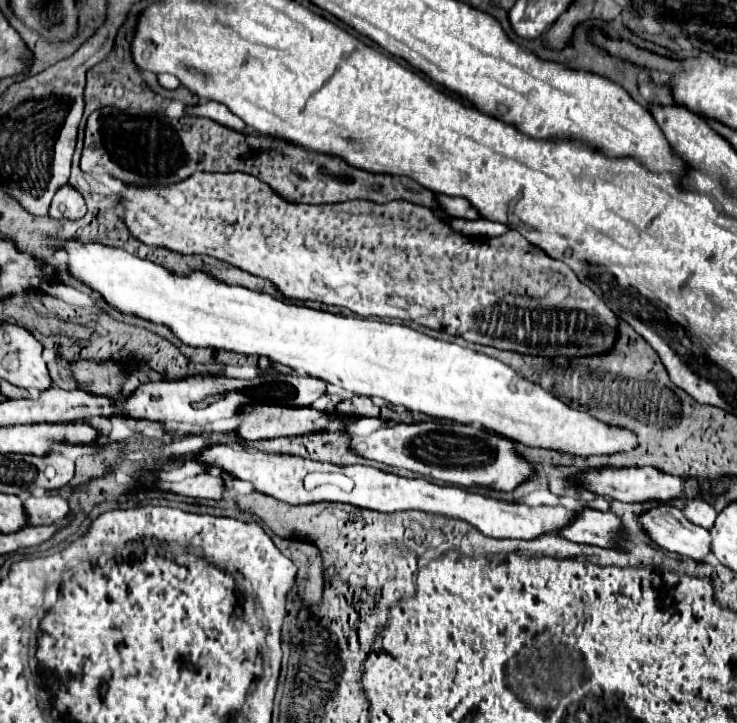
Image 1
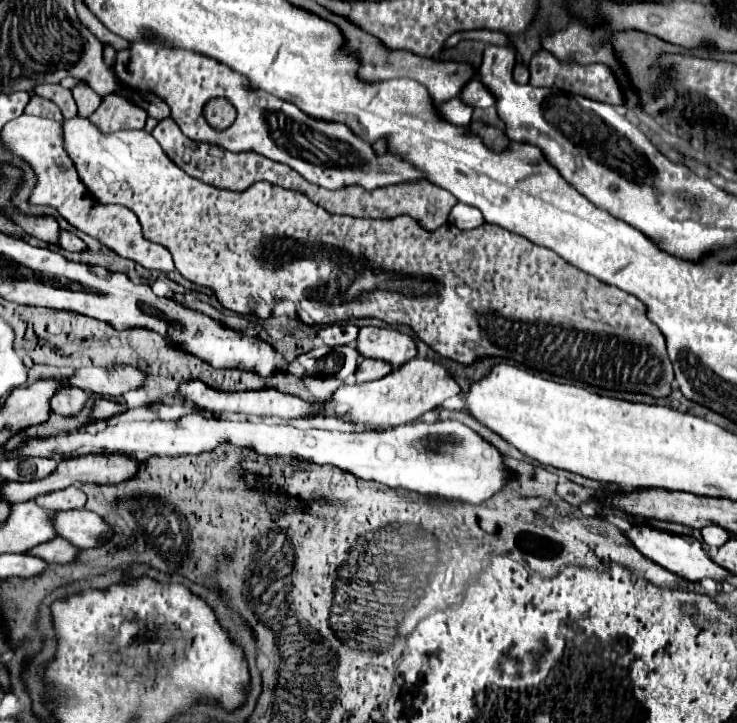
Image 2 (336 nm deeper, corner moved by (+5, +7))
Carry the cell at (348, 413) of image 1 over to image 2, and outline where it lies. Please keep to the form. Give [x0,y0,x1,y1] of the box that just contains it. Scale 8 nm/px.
[356,359,392,383]

